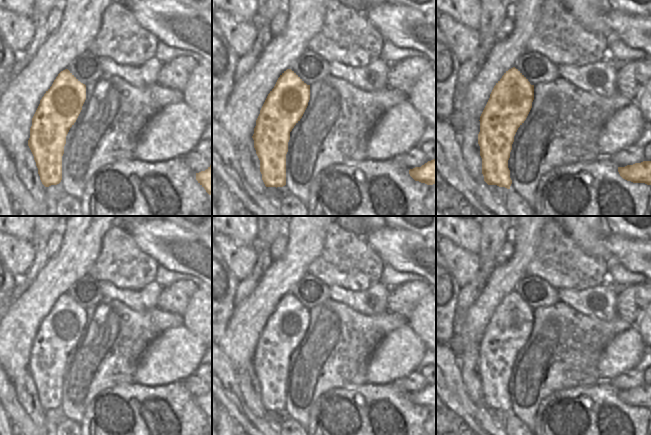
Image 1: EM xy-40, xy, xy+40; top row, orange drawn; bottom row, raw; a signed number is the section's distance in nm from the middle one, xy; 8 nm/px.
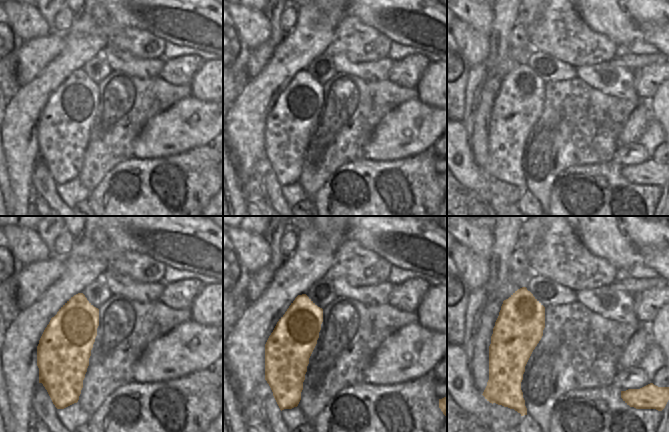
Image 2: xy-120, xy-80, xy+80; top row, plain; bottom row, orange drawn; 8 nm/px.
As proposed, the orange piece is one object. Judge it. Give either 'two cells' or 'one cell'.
one cell

